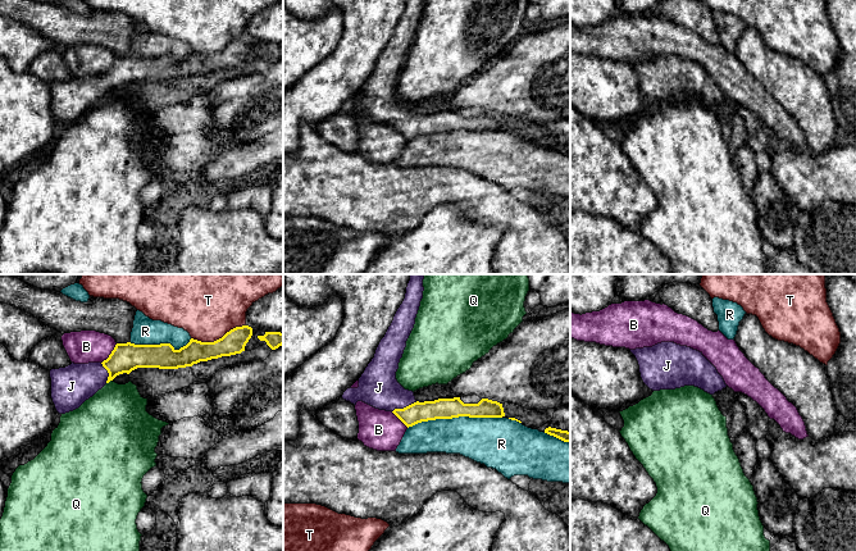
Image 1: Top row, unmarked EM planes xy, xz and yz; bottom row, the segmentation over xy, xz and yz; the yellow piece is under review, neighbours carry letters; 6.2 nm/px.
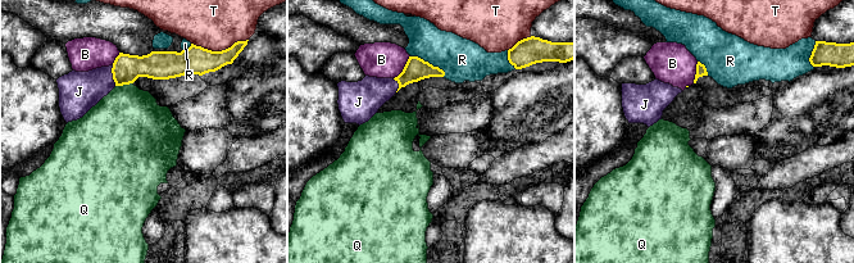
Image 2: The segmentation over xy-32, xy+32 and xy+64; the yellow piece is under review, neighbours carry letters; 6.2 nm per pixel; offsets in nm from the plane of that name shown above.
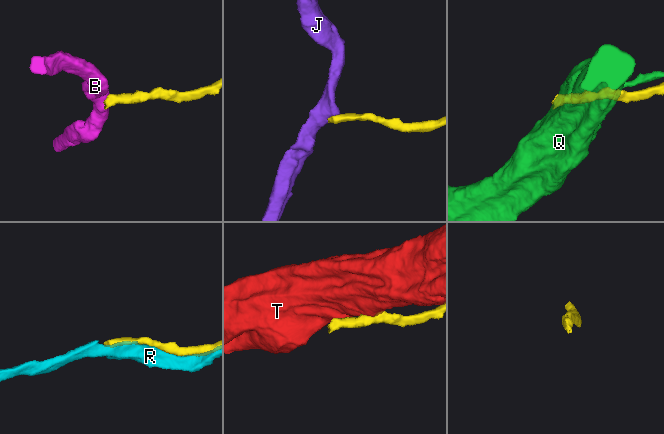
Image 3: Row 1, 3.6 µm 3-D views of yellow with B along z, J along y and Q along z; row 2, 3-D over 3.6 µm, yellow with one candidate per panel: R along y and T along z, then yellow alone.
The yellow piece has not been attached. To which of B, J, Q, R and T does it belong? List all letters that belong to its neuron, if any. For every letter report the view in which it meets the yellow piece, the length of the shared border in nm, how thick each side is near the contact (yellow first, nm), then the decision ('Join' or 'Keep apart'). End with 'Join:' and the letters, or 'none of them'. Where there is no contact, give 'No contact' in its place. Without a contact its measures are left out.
B: Touches yellow in xy. Shared border 160 nm. Thickness 180 nm (yellow) against 200 nm. Keep apart
J: Touches yellow in xz. Shared border 170 nm. Thickness 130 nm (yellow) against 260 nm. Join
Q: Touches yellow in xy. Shared border 50 nm. Thickness 180 nm (yellow) against 400 nm. Keep apart
R: Touches yellow in xz. Shared border 600 nm. Thickness 130 nm (yellow) against 280 nm. Keep apart
T: Touches yellow in xy. Shared border 360 nm. Thickness 150 nm (yellow) against 340 nm. Keep apart
Join: J

